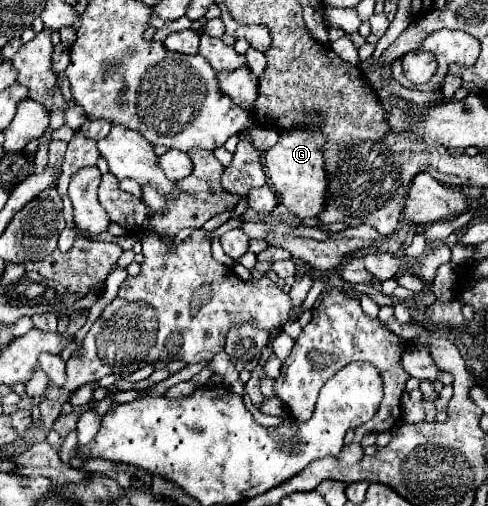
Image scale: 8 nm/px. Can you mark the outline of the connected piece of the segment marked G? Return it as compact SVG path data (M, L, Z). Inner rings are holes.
M290 131L286 133L286 139L282 137L278 145L264 151L270 183L280 195L282 205L286 205L288 211L300 219L316 217L324 207L326 175L324 175L322 145L324 145L324 137L320 133L314 135L308 131Z

